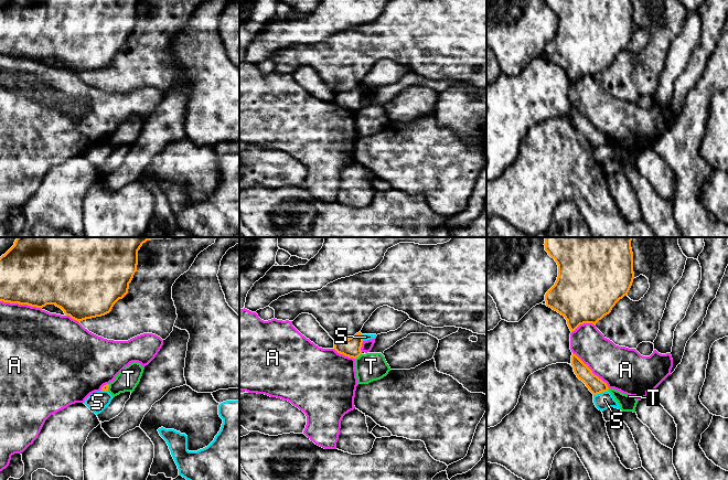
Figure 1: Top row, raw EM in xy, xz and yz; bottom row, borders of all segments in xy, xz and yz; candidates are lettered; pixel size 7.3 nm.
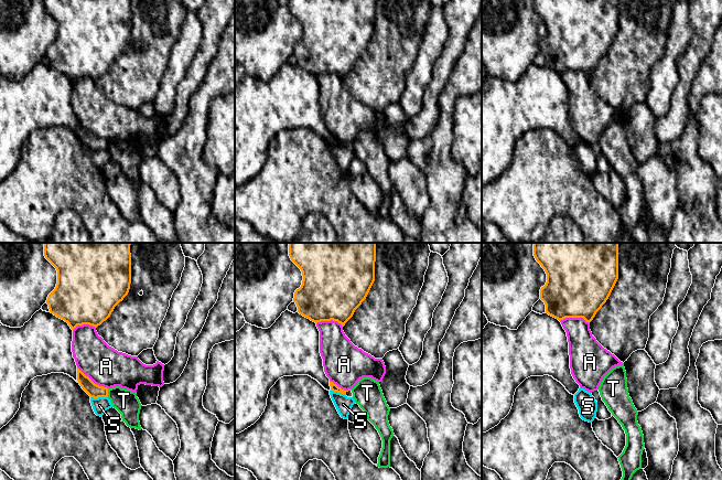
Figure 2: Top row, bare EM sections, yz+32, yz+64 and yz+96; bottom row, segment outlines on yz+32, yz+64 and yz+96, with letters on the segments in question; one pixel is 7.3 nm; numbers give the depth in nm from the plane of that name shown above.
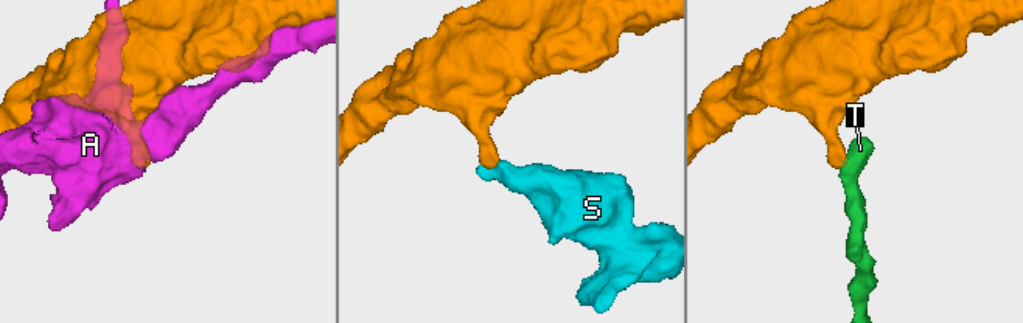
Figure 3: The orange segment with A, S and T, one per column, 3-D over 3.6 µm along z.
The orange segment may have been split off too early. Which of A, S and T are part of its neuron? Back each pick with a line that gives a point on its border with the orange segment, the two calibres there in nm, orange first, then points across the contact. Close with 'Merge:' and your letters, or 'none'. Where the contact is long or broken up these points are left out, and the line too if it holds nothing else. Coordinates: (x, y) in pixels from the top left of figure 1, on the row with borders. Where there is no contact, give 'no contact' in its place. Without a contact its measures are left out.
Merge: none

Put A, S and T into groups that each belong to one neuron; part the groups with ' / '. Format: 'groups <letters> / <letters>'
groups A / S / T

